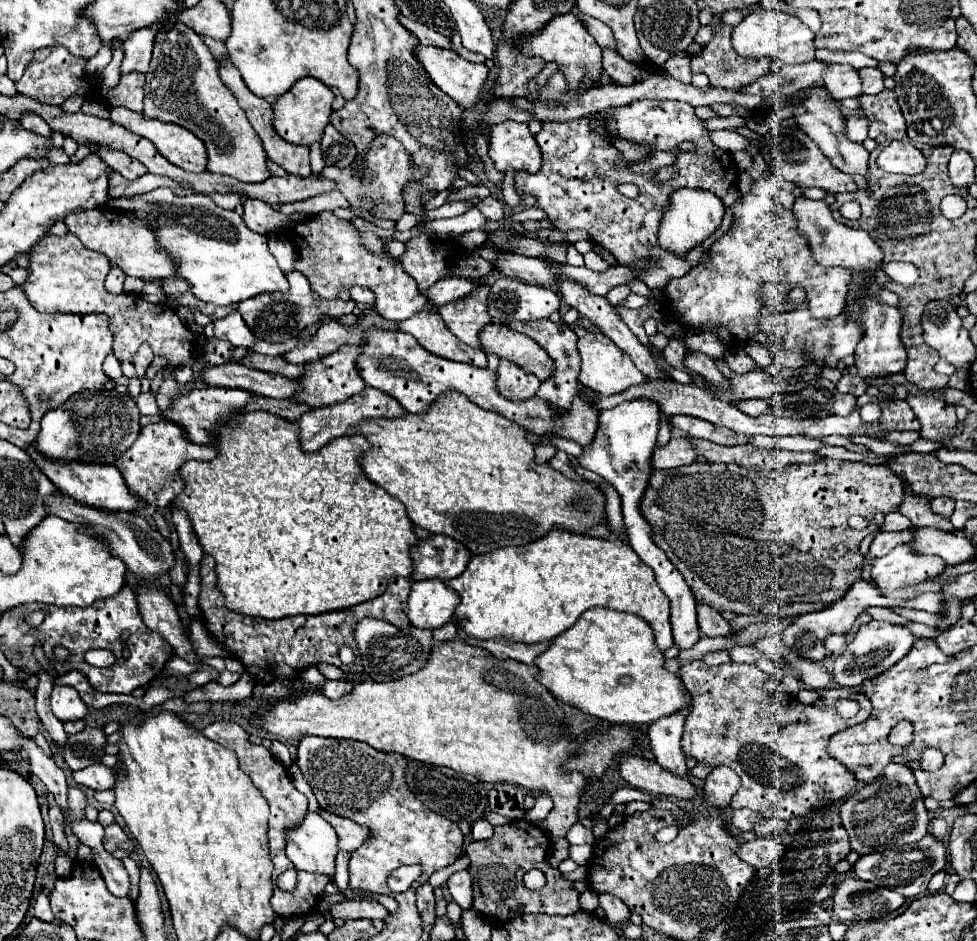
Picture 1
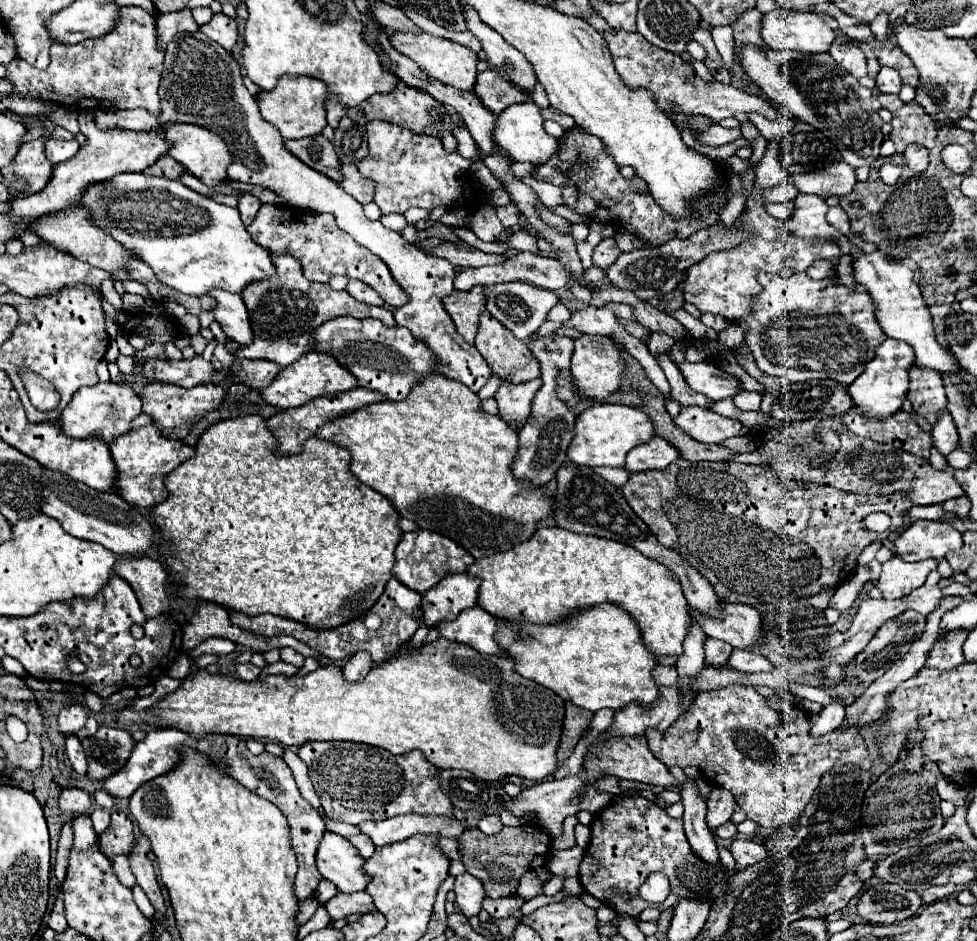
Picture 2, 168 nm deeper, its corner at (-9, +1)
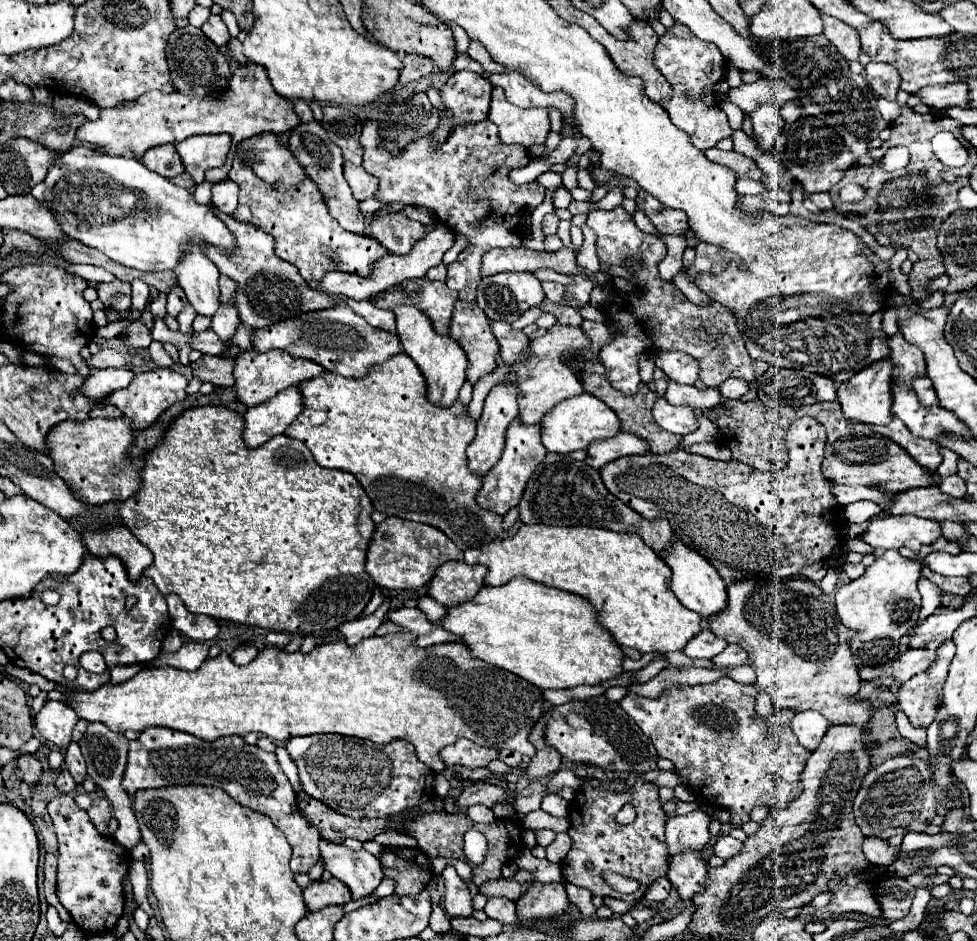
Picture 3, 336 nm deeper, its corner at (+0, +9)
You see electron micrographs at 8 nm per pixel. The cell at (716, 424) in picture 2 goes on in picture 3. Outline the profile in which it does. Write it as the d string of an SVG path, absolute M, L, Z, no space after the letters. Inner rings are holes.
M662 396L656 400L652 414L654 420L670 434L678 434L678 436L686 436L694 430L698 430L698 418L696 418L696 408L692 406L674 406L668 404Z

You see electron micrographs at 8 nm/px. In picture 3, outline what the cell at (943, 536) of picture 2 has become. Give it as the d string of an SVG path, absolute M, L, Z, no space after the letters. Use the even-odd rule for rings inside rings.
M890 516L876 520L866 528L866 534L862 534L872 548L880 546L886 550L900 550L908 540L932 544L938 536L942 536L940 524L918 516Z

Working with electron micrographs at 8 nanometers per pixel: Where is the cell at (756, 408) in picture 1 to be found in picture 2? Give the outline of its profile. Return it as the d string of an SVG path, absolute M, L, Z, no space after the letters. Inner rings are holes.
M741 390L741 394L735 394L733 402L735 406L739 406L741 410L759 410L759 404L761 404L761 394L759 392L747 392L747 390Z

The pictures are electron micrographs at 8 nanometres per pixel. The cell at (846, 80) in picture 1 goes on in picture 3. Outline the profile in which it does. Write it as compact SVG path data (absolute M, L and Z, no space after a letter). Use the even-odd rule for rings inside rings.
M822 14L824 20L824 36L838 48L838 52L848 60L854 62L860 56L860 40L856 30L852 30L852 26Z

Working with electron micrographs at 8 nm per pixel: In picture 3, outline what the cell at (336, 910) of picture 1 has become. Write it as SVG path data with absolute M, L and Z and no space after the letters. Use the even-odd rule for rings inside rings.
M330 878L328 882L322 882L322 880L312 882L304 890L304 900L306 900L308 910L316 912L316 910L322 910L332 904L344 904L344 902L352 900L352 894L350 894L348 886L344 886L340 880Z

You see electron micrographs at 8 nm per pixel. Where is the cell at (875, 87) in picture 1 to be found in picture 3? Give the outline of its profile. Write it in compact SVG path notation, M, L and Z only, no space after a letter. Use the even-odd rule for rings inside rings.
M868 62L866 64L866 80L878 96L882 96L886 100L896 100L896 92L900 88L900 74L894 66Z

